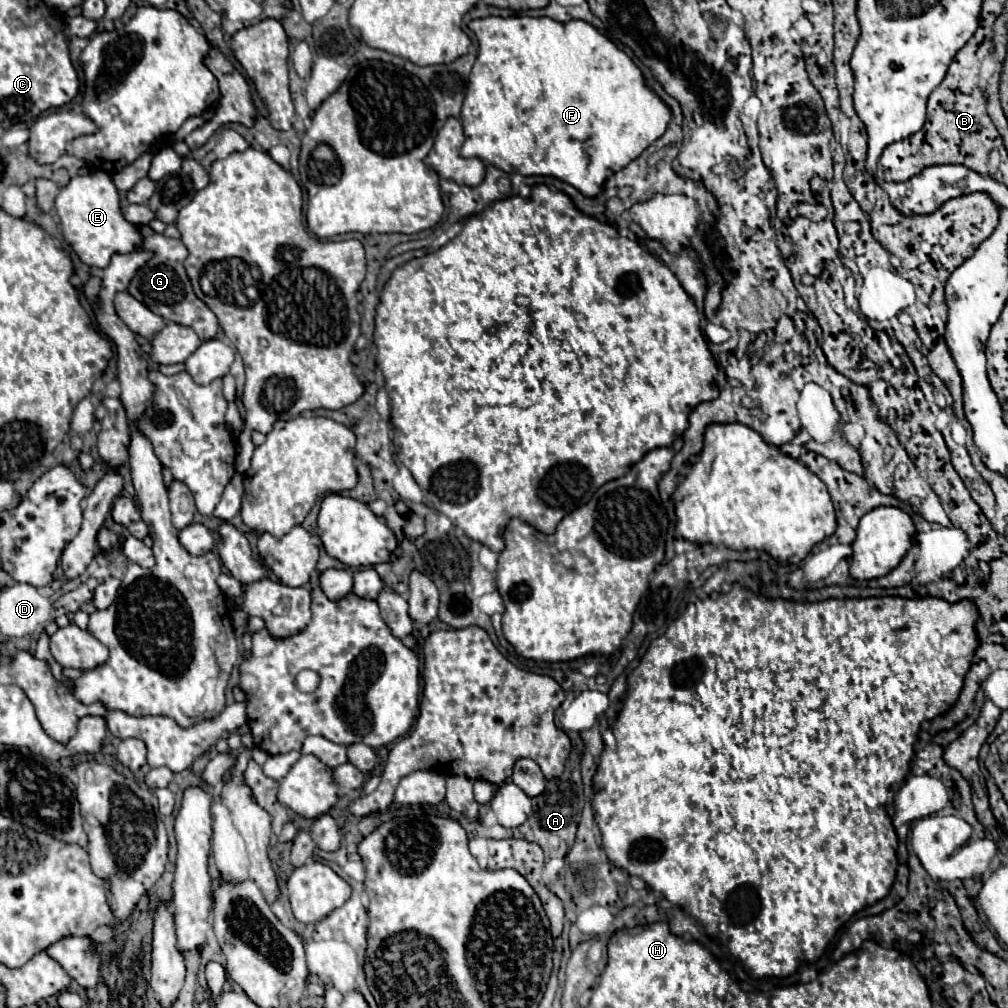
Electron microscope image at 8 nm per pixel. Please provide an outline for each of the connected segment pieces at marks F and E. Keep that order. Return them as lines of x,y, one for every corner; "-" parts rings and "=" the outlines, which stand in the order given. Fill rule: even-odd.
486,16
486,18
472,20
468,24
468,28
476,34
478,44
480,44
480,52
478,52
478,58
476,58
472,74
470,74
468,92
466,92
464,106
462,106
462,116
460,116
462,126
464,126
464,136
466,136
466,142
460,150
460,154
464,158
478,156
480,160
490,162
490,164
494,164
496,168
500,168
504,172
514,170
522,176
554,176
554,178
560,178
560,180
572,184
584,196
598,196
604,182
612,174
616,174
616,170
622,170
624,166
628,166
628,162
632,162
632,158
638,158
668,128
668,118
672,118
672,110
668,110
668,106
664,106
662,98
652,88
648,88
648,84
644,80
644,74
634,64
634,60
626,52
622,52
608,36
598,32
592,24
588,24
584,20
558,22
558,20
552,20
552,18
546,18
546,16
540,16
540,18
530,18
530,16
508,16
508,18
=
104,172
72,178
56,198
56,212
62,220
64,240
74,248
80,260
94,268
106,268
114,252
134,252
140,248
140,232
120,210
118,190

